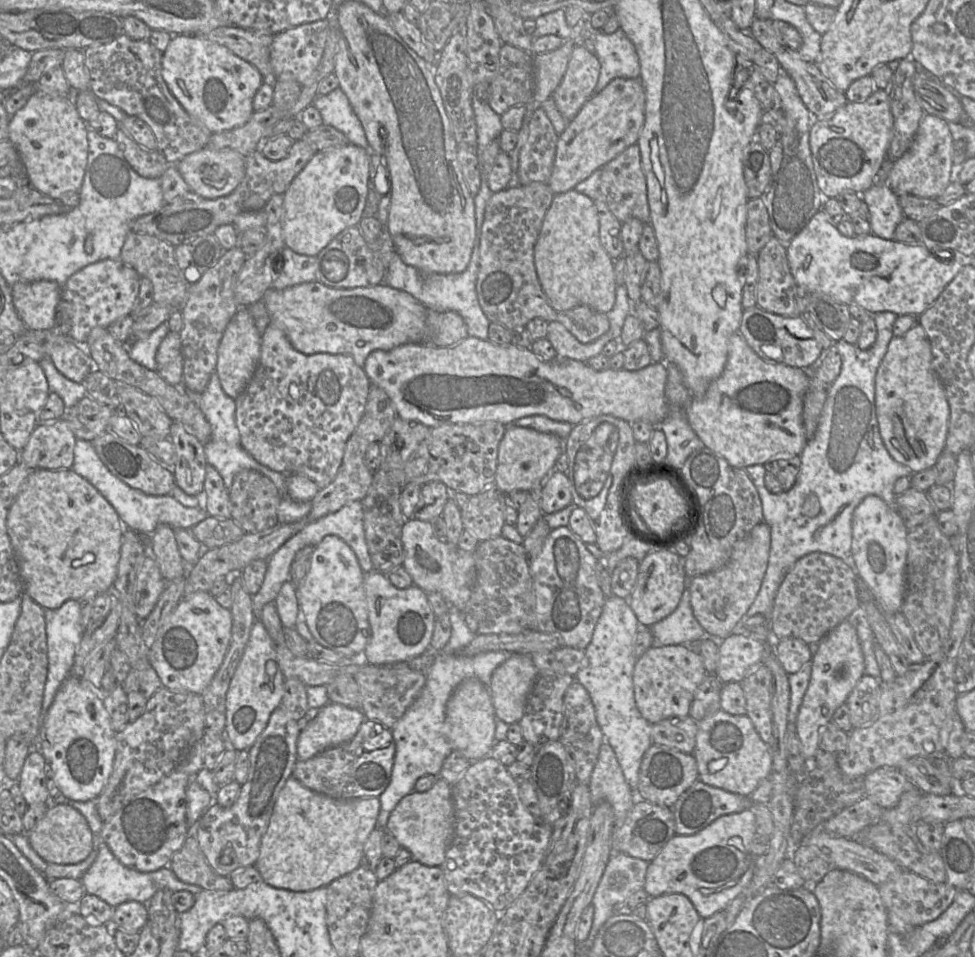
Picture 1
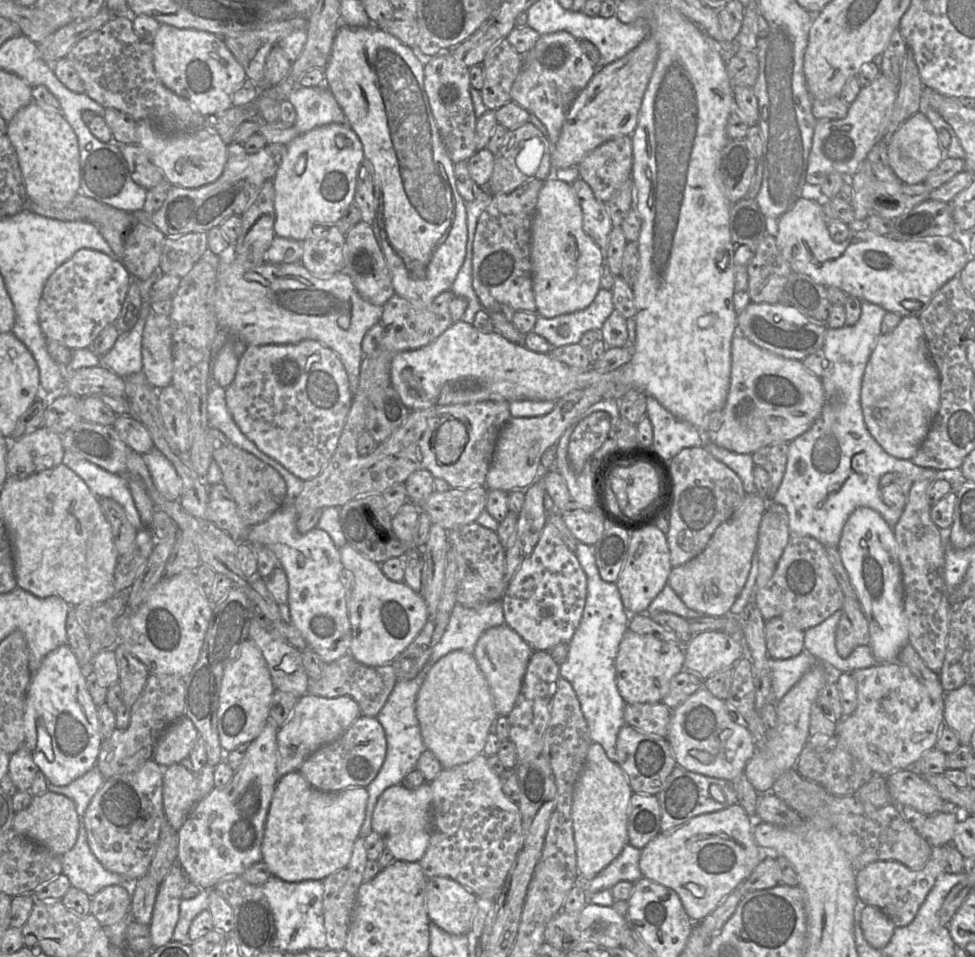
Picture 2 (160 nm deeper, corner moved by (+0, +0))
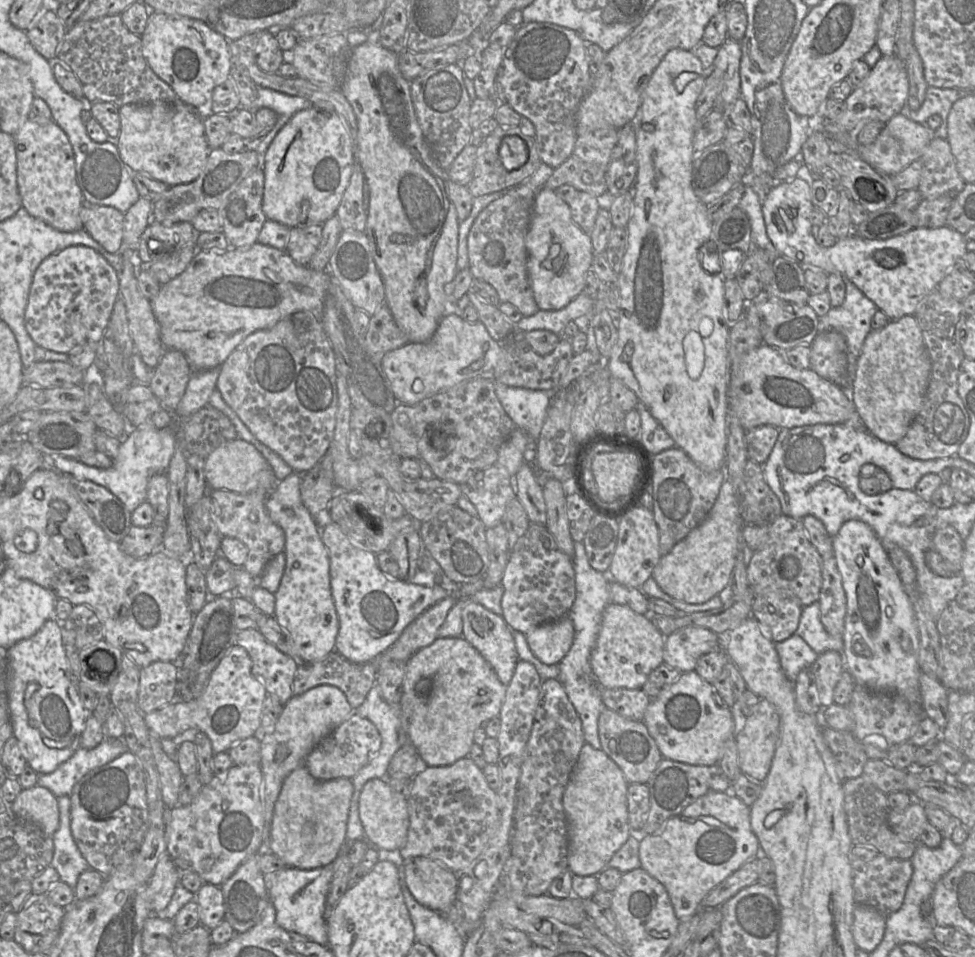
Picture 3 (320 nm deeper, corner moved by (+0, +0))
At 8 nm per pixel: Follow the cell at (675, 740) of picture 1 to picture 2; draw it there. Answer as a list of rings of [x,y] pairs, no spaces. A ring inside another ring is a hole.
[[[626,703],[624,719],[626,724],[645,734],[666,738],[672,709],[658,703]]]

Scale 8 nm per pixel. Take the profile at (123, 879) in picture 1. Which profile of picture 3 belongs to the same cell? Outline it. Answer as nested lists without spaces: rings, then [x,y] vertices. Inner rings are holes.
[[[59,796],[59,826],[52,835],[54,855],[51,862],[60,876],[60,881],[73,889],[77,885],[79,876],[86,870],[92,869],[78,849],[70,828],[70,797]]]

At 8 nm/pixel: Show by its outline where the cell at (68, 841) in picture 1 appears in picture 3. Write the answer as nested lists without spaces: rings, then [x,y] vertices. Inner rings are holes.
[[[36,785],[24,788],[13,803],[8,805],[14,816],[33,823],[49,836],[58,829],[58,799],[45,787]]]

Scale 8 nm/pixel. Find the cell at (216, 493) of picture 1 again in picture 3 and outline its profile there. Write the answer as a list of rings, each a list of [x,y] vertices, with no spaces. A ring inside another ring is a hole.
[[[214,489],[209,496],[211,516],[223,537],[239,539],[248,549],[243,568],[254,577],[259,577],[267,563],[280,552],[284,552],[285,533],[269,516],[266,499],[261,495],[236,493],[223,489]]]

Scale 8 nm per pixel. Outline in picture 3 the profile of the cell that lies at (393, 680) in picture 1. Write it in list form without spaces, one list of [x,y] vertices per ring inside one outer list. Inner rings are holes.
[[[333,651],[320,660],[299,663],[292,683],[292,692],[293,695],[299,695],[321,684],[333,685],[345,694],[354,710],[365,701],[368,692],[375,686],[377,673],[374,663],[354,663]]]

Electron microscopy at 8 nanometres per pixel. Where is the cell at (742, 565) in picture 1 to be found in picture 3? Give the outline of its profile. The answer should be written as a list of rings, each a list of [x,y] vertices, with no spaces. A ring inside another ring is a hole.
[[[725,480],[706,518],[683,540],[678,542],[667,555],[661,557],[653,570],[652,578],[666,594],[677,600],[689,604],[707,602],[712,597],[720,594],[729,585],[736,558],[739,552],[742,551],[742,528],[744,525],[740,513],[740,503],[734,487],[729,480]]]

